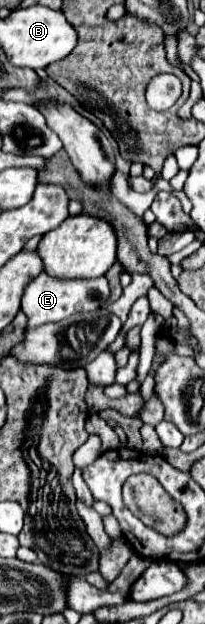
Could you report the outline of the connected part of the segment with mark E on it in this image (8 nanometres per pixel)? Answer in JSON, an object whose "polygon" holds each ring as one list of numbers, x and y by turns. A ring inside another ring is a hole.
{"polygon":[[41,272,31,284,27,284,23,300,21,300,21,310,27,316,27,328,37,328,49,322,59,322,79,312,97,310,105,298,107,298,107,278,105,276,99,280,55,280,47,276,45,272]]}

